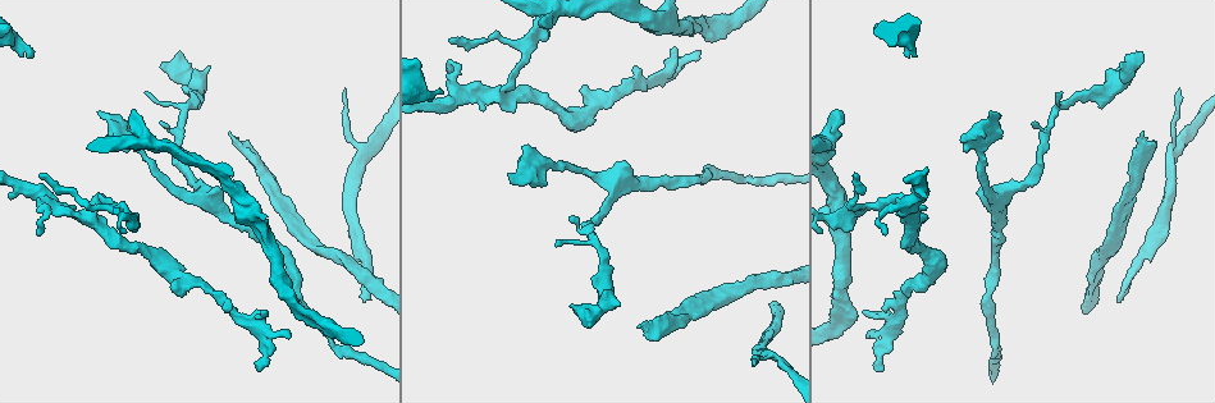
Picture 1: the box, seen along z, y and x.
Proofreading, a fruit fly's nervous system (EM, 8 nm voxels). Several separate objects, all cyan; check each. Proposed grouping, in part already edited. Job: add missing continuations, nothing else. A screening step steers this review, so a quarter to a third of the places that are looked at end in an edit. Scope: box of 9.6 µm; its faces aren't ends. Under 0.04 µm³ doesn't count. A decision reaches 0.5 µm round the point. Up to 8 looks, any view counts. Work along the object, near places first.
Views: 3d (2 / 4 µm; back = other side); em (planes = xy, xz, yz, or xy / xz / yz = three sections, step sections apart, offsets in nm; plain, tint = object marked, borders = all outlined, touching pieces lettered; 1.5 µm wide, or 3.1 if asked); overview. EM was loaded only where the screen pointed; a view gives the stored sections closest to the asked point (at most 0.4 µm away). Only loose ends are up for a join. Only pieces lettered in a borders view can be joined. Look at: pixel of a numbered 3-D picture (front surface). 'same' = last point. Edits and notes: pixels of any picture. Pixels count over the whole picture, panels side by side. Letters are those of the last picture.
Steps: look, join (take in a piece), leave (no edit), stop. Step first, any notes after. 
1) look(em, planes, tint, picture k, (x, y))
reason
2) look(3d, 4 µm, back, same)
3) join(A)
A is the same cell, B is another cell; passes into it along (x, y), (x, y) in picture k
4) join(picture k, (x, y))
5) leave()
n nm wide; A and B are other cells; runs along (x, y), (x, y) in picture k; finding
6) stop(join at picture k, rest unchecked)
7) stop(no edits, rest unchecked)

look(em, xz, step 8, tint, picture 1, (179, 50))
thick end

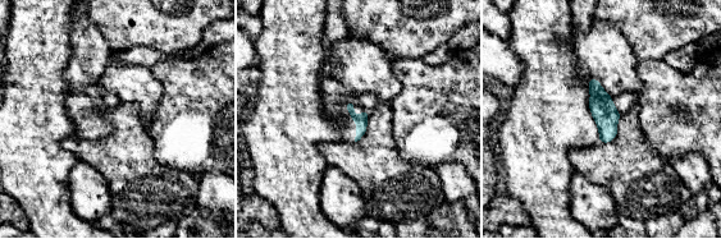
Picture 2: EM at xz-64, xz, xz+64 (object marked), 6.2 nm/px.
look(em, planes, borders, same)

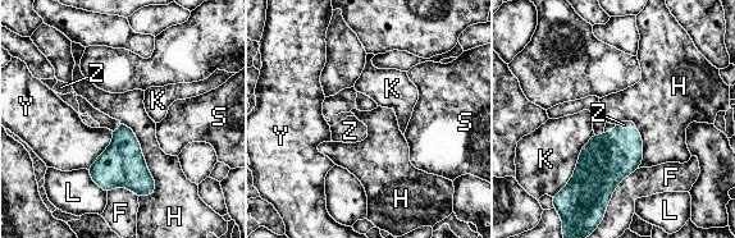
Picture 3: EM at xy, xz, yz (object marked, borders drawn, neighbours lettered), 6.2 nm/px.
join(Z)
Z is the same cell, F, H, K, L, S and Y are other cells; it goes on there

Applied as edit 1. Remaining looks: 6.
look(overview)
redraw

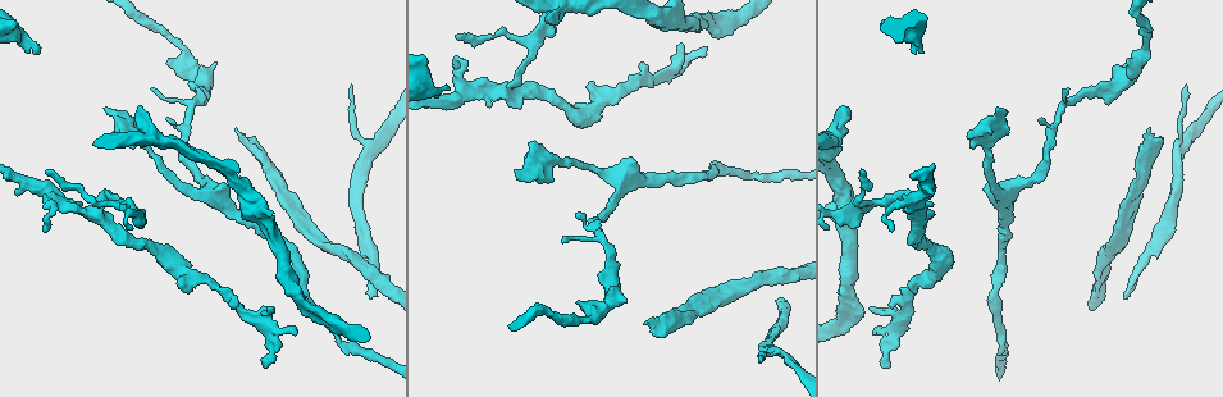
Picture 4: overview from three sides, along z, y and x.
look(em, planes, borders, picture 4, (1066, 89))
thin end

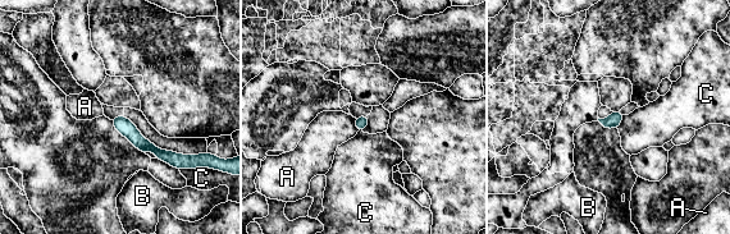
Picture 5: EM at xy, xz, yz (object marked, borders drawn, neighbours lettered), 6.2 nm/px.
leave()
80 nm wide; A, B and C are other cells; none of them fits

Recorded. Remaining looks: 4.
look(em, 3.1 µm, xy, step 16, borders, picture 4, (446, 89))
an open end

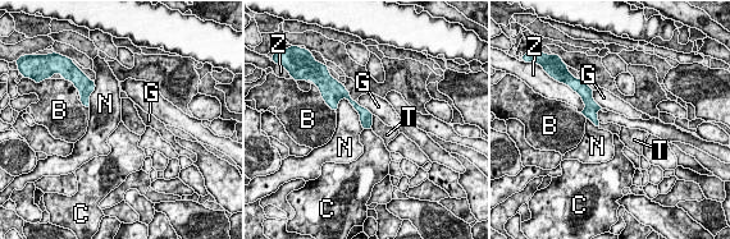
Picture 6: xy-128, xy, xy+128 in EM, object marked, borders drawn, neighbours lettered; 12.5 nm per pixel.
leave()
160 nm wide; B, C, G, N, T and Z are other cells; border along (340, 99), (357, 113), (363, 129) in picture 6; no lettered piece goes on from it

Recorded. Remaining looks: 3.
stop(join at picture 3, rest unchecked)

